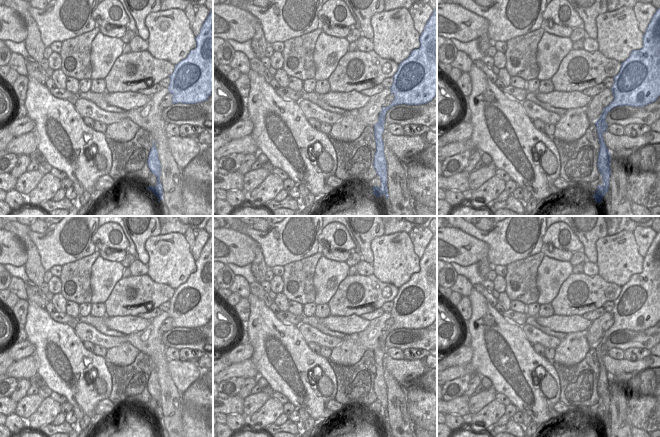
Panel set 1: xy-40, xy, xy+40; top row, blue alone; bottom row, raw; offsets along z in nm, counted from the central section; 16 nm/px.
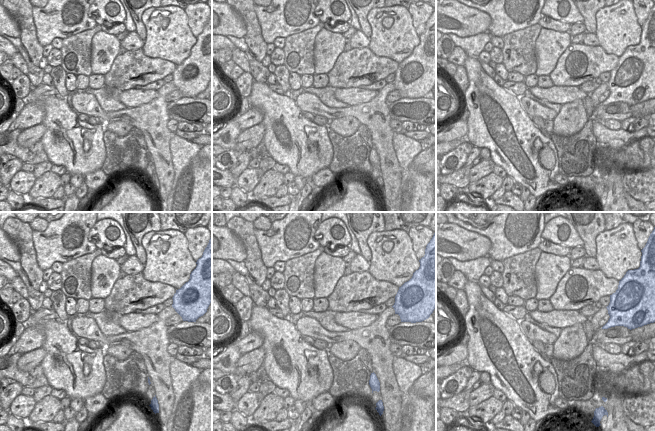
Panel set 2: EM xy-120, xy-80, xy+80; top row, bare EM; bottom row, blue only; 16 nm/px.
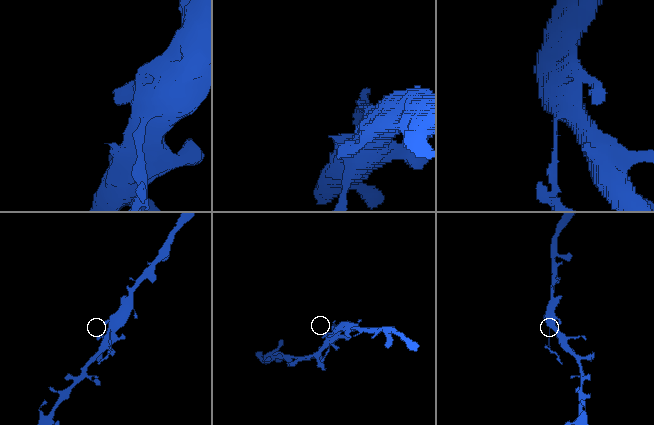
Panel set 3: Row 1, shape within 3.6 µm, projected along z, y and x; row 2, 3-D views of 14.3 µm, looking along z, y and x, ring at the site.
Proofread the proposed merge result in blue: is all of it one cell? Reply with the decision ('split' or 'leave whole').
split

